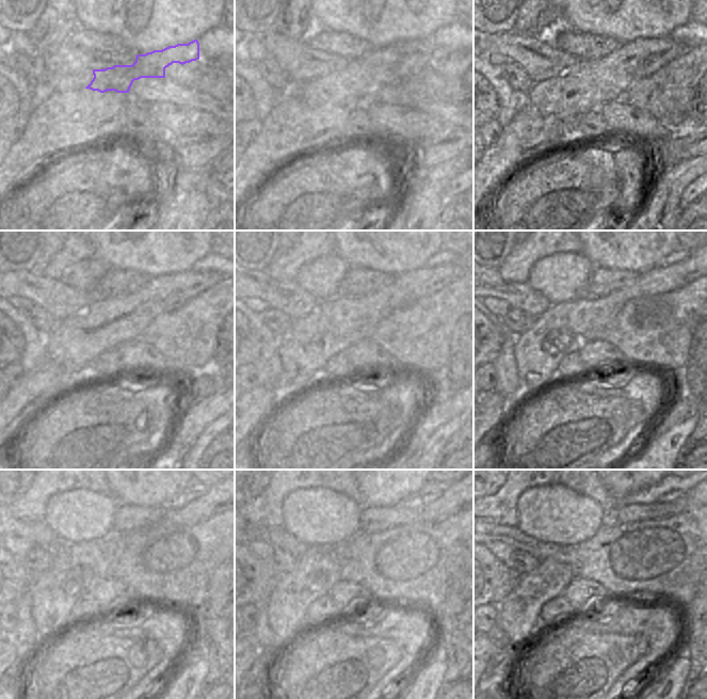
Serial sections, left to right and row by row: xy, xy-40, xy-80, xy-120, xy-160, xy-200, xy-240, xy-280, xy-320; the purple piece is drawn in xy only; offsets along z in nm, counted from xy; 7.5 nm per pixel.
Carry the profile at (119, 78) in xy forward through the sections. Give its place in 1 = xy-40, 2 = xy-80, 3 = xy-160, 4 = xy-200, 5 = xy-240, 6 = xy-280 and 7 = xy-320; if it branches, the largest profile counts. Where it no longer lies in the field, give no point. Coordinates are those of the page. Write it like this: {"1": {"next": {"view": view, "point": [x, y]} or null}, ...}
{"1": {"next": {"view": "xy-40", "point": [360, 80]}}, "2": {"next": {"view": "xy-80", "point": [592, 82]}}, "3": {"next": {"view": "xy-160", "point": [337, 323]}}, "4": {"next": {"view": "xy-200", "point": [563, 328]}}, "5": {"next": {"view": "xy-240", "point": [78, 568]}}, "6": {"next": {"view": "xy-280", "point": [318, 569]}}, "7": {"next": {"view": "xy-320", "point": [518, 616]}}}

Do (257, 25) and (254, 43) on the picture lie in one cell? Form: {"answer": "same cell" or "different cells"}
{"answer": "different cells"}

